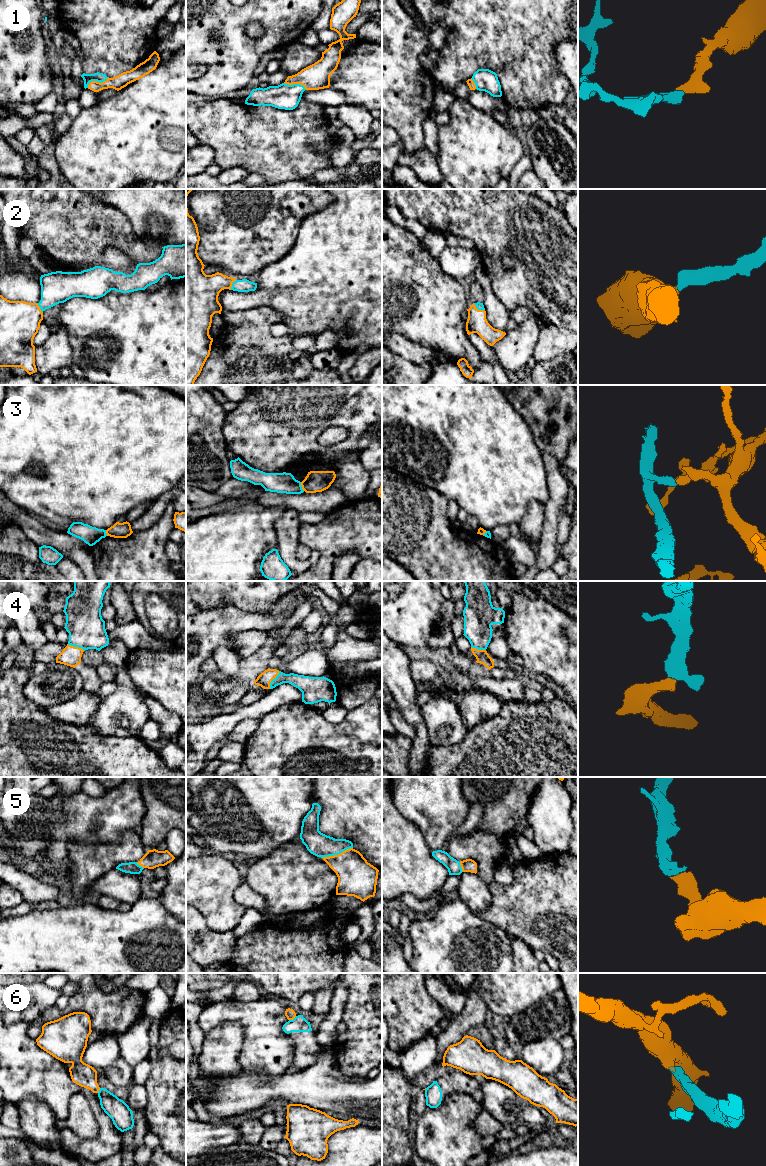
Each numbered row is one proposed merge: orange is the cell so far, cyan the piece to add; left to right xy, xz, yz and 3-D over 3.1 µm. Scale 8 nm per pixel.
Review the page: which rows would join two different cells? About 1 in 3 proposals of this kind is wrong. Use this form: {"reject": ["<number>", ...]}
{"reject": ["3", "6"]}

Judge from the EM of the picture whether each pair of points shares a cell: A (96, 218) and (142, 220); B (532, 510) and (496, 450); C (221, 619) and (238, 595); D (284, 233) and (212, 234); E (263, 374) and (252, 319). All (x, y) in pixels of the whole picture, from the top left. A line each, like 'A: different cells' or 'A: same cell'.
A: different cells
B: different cells
C: different cells
D: same cell
E: same cell

